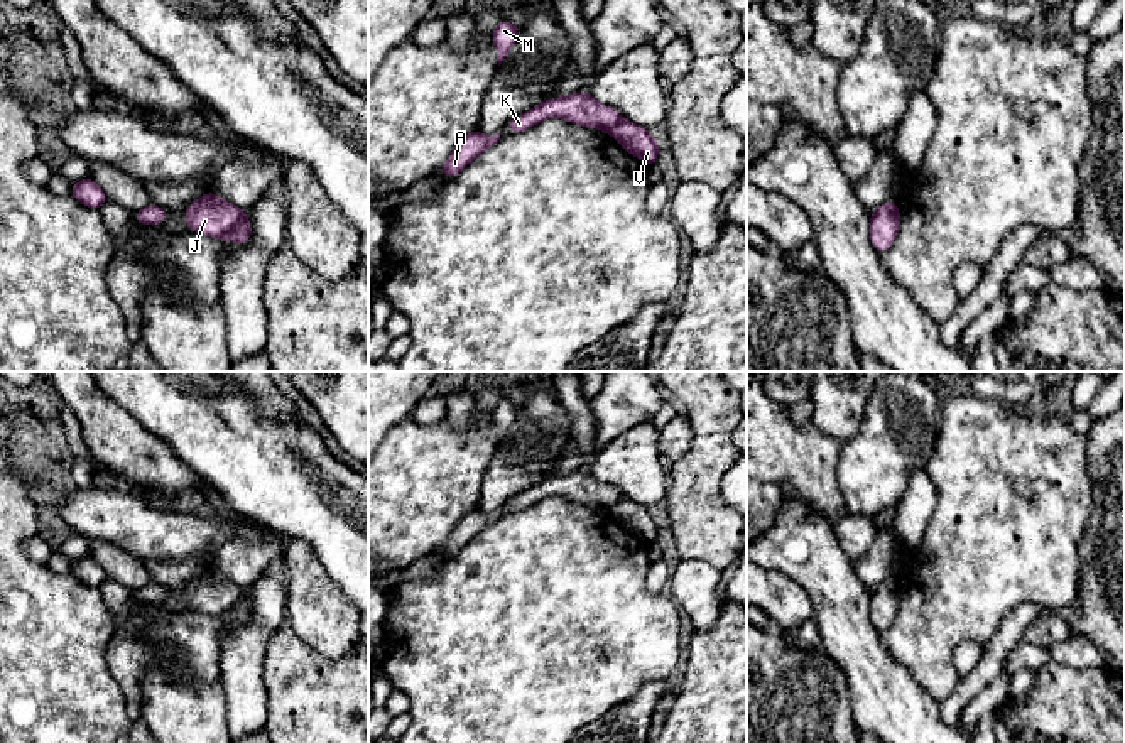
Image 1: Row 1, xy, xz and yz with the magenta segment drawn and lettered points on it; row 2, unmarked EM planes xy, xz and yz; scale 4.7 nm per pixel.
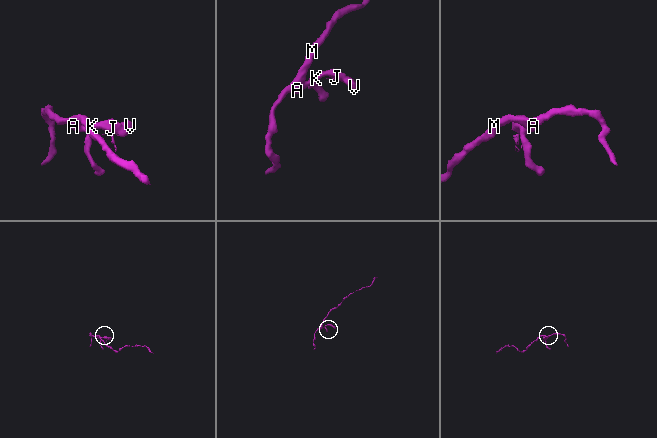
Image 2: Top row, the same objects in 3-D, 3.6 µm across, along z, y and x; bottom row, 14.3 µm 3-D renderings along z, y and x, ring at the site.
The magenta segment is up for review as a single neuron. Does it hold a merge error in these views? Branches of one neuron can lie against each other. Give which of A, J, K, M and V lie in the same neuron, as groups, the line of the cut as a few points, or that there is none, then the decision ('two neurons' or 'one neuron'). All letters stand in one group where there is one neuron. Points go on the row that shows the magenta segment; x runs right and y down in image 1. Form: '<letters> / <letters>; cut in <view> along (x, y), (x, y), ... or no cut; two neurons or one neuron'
A J K M / V; cut in xy along (244, 211), (220, 237); two neurons

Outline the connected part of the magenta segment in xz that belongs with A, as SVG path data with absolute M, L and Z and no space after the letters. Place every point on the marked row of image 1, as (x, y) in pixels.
M480 128L473 130L453 149L448 162L441 171L441 176L453 177L459 174L471 160L475 160L498 140L500 135L486 137L480 132Z

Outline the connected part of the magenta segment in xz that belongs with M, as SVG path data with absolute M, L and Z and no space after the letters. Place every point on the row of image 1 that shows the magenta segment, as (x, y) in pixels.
M502 20L495 27L495 30L492 34L492 41L498 51L498 66L507 57L508 51L514 47L517 32L519 32L519 25L512 24L510 20Z

